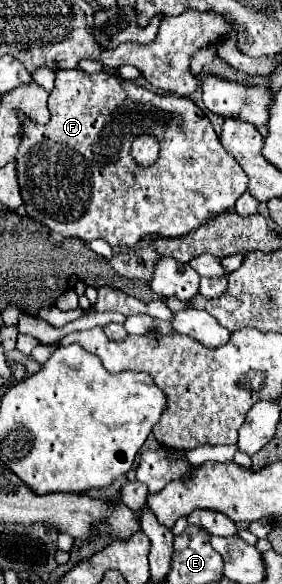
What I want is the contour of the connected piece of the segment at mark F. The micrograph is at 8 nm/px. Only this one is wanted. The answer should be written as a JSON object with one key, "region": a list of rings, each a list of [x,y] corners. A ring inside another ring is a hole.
{"region":[[[74,68],[74,70],[58,70],[56,74],[56,82],[54,82],[54,90],[48,96],[48,110],[50,110],[50,120],[48,124],[32,124],[24,112],[16,112],[20,122],[22,122],[22,138],[20,138],[20,146],[16,152],[16,172],[18,172],[18,184],[20,184],[20,194],[22,194],[22,202],[26,206],[26,212],[32,220],[40,222],[42,226],[48,228],[50,232],[50,240],[60,244],[68,238],[80,238],[84,242],[92,242],[96,238],[106,240],[112,248],[132,248],[136,246],[140,240],[144,238],[178,238],[184,236],[192,230],[196,230],[198,226],[202,226],[204,222],[208,222],[212,216],[224,212],[224,210],[232,210],[236,200],[246,192],[246,174],[242,172],[240,164],[224,152],[218,134],[214,132],[208,116],[190,100],[190,98],[180,98],[180,96],[170,96],[170,94],[156,94],[152,90],[146,90],[142,86],[136,86],[132,80],[122,80],[116,74],[110,72],[96,72],[96,74],[84,74],[82,70]],[[150,132],[152,136],[158,138],[160,142],[160,158],[150,166],[150,168],[140,168],[132,156],[130,156],[130,148],[132,148],[132,140],[138,134]]]}

